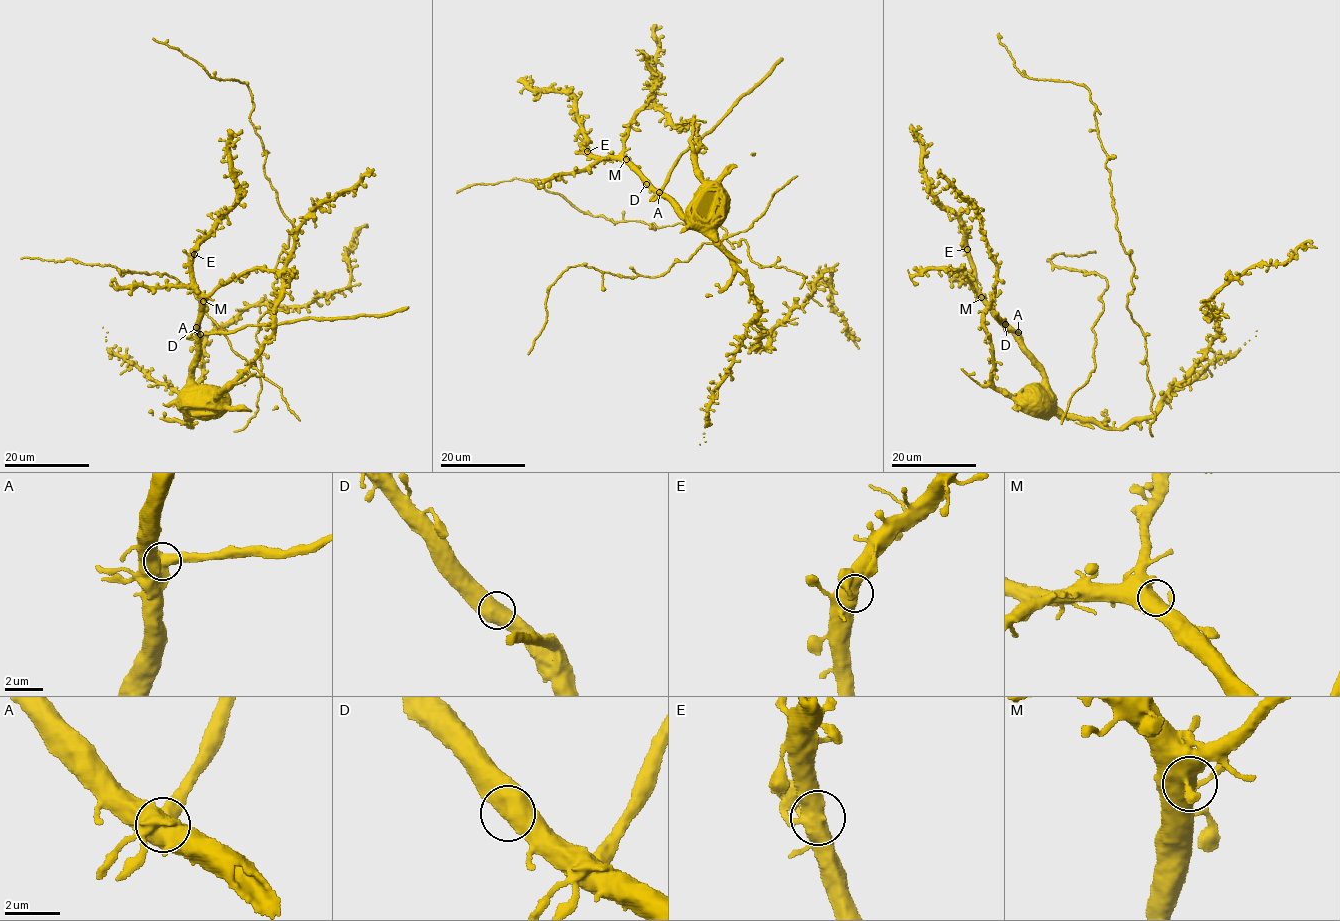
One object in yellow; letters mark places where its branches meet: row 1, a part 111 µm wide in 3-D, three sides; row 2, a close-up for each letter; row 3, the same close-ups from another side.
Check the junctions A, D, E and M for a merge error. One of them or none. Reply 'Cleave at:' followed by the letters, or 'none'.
Cleave at: A

